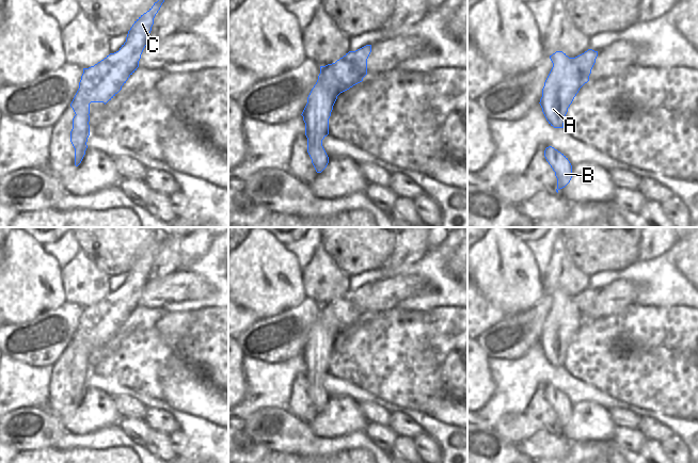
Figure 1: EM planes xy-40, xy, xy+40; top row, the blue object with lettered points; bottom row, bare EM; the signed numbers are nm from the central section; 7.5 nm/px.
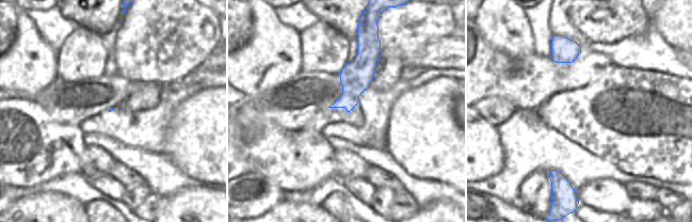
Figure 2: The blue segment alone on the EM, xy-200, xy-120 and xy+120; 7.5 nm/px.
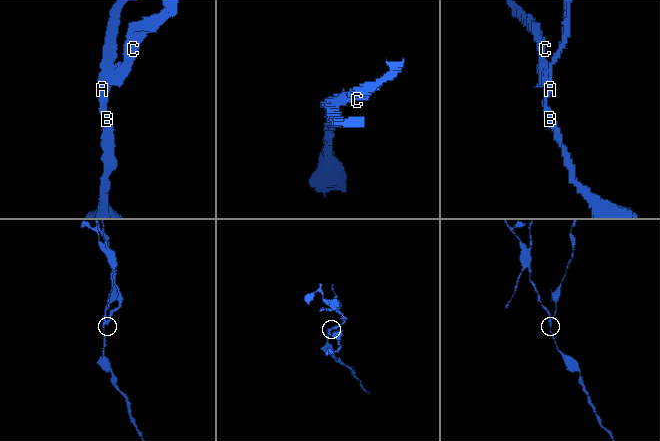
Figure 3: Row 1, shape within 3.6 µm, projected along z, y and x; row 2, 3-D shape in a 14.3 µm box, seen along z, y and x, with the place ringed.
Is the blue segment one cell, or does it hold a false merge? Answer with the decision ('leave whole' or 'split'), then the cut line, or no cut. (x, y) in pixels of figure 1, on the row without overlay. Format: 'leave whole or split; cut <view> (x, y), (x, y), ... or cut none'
split; cut xy (334, 302), (334, 314), (340, 321), (338, 333)

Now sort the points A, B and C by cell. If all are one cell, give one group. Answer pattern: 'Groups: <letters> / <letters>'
Groups: A B / C

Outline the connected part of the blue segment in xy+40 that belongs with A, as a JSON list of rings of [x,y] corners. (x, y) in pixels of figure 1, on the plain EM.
[[[556,290],[550,298],[553,306],[544,321],[540,345],[551,365],[564,367],[568,347],[582,326],[583,321],[574,306],[574,297]]]

